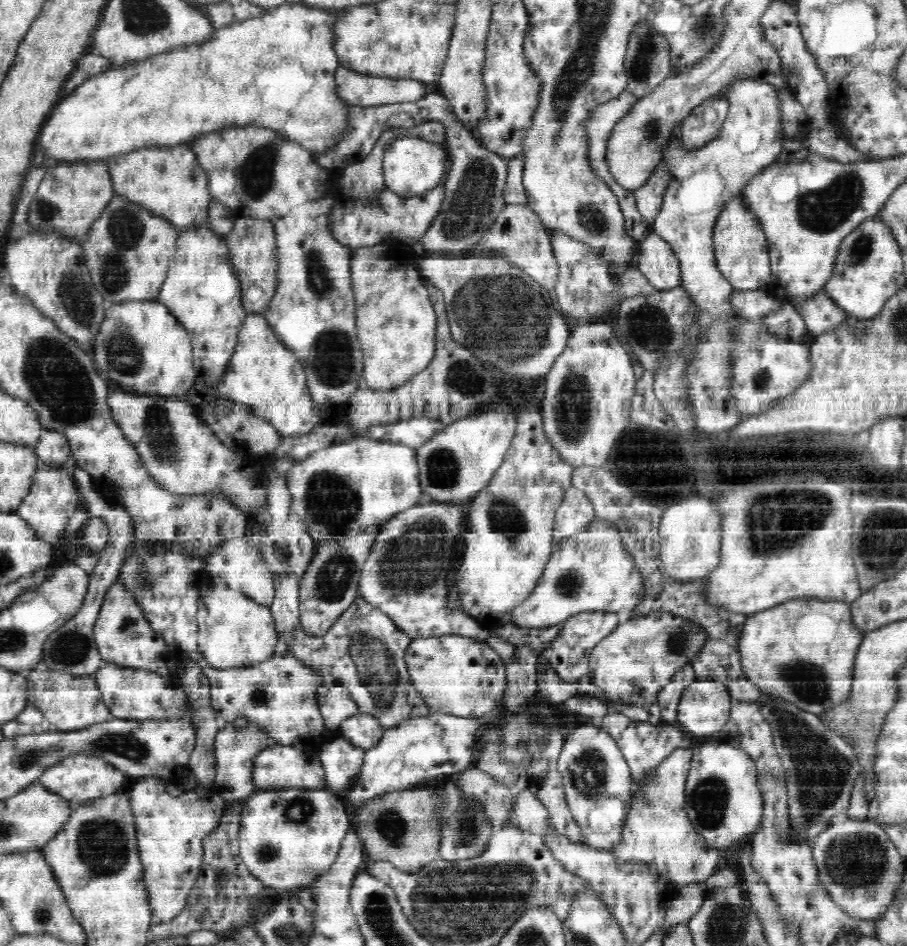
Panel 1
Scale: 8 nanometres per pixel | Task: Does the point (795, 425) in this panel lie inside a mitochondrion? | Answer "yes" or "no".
no

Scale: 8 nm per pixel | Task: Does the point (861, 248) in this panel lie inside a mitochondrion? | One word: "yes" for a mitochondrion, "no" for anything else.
yes

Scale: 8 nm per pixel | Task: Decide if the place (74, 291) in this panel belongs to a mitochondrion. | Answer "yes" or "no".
yes

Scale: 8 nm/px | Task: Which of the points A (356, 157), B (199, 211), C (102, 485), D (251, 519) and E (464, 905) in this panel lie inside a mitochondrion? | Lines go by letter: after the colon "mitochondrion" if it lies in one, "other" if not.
A: other
B: other
C: other
D: other
E: mitochondrion

